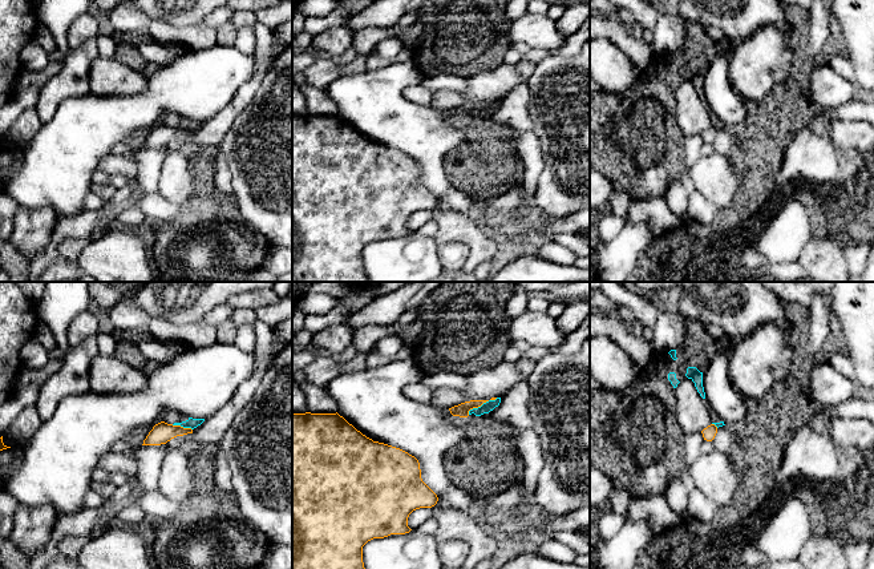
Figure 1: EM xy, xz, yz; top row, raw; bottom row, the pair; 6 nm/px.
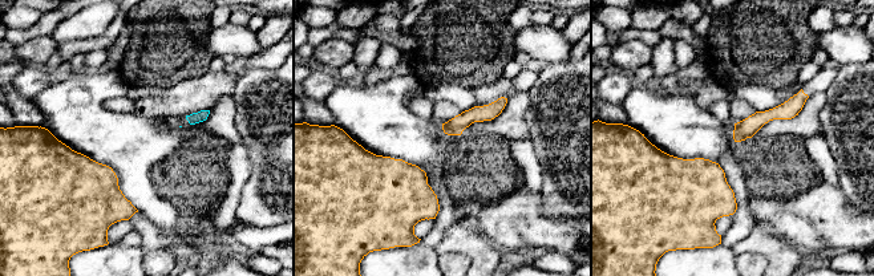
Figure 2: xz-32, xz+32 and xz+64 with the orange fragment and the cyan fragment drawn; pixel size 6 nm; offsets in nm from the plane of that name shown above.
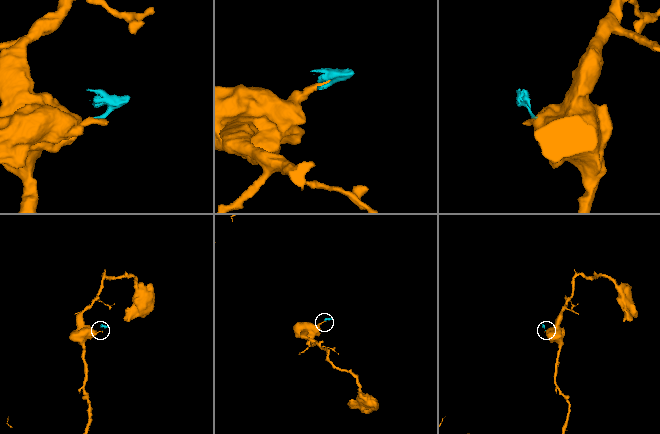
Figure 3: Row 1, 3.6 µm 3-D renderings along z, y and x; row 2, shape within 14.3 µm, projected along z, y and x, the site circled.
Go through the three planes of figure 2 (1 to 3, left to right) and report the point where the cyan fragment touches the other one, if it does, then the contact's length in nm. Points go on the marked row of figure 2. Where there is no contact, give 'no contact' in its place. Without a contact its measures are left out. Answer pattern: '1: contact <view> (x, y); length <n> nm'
1: no contact
2: no contact
3: no contact

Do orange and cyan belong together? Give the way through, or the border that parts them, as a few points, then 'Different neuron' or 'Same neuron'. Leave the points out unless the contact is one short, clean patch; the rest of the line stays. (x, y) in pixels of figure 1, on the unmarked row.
Boundary: xz (497, 100), (473, 109), (468, 116). Different neuron

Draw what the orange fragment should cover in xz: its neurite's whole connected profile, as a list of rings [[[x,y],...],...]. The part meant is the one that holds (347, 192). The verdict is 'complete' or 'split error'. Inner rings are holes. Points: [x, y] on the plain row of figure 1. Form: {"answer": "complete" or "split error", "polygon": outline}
{"answer": "complete", "polygon": [[[292,116],[292,281],[294,282],[368,282],[363,249],[373,241],[384,241],[391,237],[405,237],[409,217],[420,210],[432,210],[437,206],[437,197],[422,183],[418,162],[408,154],[373,144],[363,137],[343,118],[336,116]]]}

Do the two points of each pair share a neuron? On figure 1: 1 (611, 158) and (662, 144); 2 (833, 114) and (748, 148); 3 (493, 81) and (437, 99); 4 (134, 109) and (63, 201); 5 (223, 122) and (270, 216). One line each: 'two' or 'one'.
1: one
2: two
3: one
4: one
5: two

